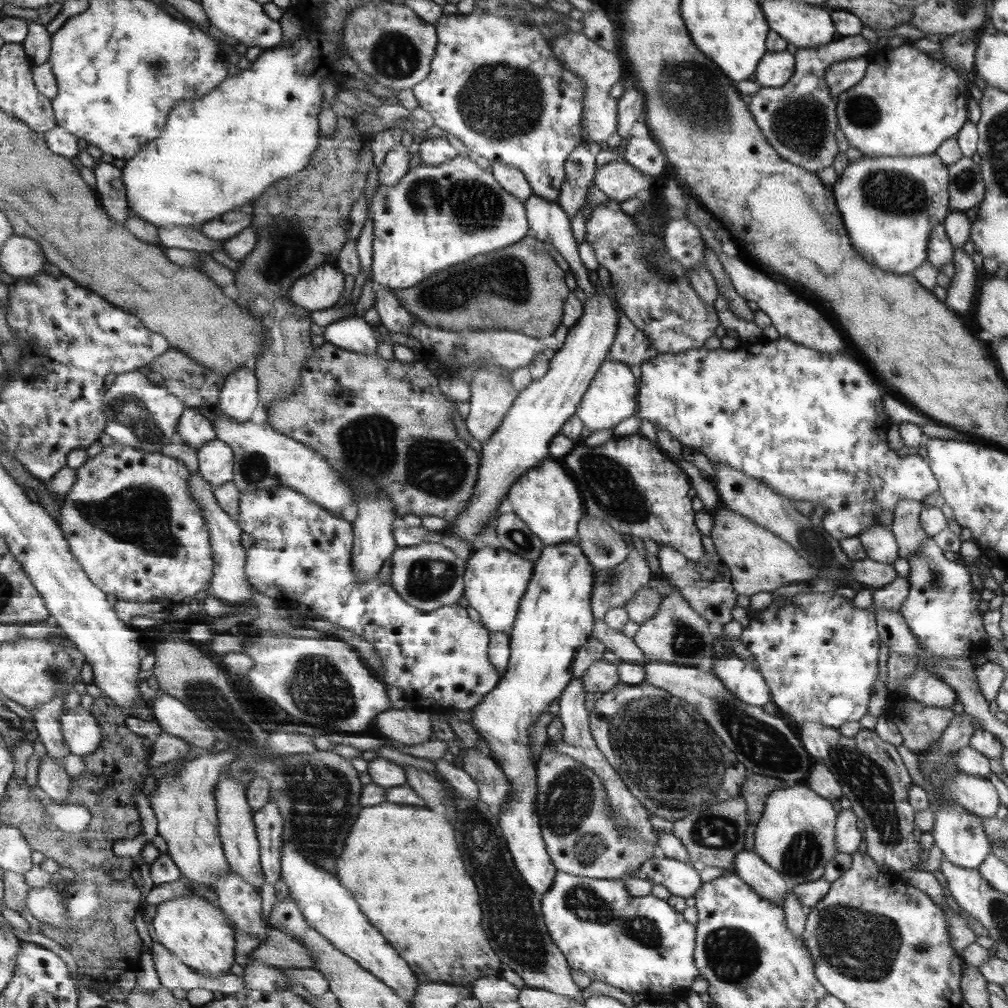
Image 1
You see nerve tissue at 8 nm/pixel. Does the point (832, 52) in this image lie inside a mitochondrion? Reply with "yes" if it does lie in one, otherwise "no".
no

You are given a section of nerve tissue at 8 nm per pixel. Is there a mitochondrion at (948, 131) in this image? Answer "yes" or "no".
no

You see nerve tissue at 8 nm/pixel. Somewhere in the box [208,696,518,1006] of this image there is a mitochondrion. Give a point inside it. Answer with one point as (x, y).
(321, 798)

